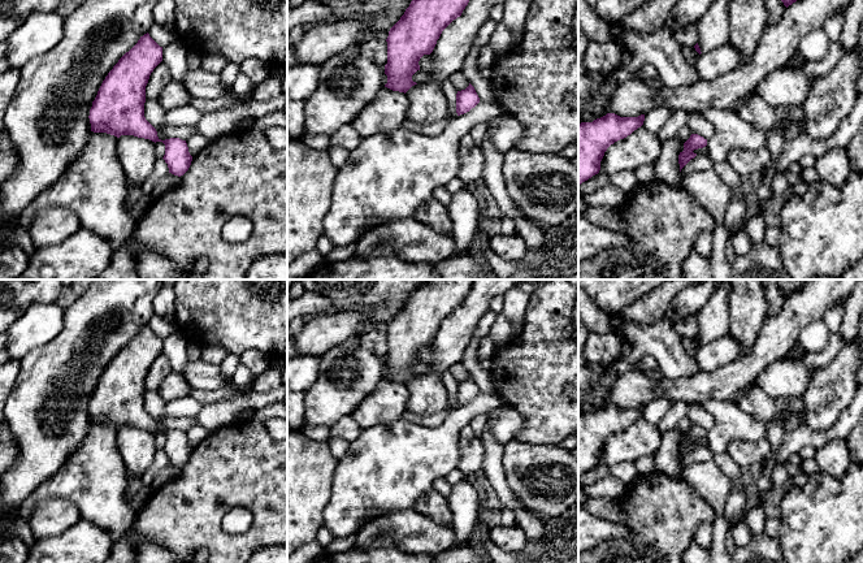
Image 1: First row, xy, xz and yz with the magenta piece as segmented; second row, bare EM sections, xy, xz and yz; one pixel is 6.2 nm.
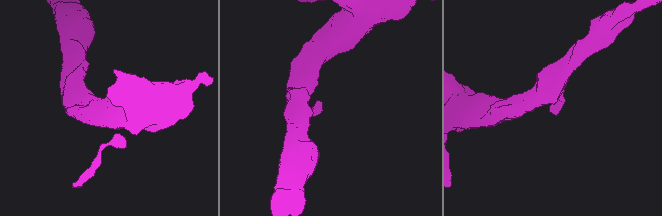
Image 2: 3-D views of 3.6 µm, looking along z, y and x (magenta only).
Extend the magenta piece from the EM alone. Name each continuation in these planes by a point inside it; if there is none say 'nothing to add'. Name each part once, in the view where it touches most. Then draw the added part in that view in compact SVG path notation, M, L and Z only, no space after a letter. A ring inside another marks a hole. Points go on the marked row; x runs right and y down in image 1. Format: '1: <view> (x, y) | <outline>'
nothing to add

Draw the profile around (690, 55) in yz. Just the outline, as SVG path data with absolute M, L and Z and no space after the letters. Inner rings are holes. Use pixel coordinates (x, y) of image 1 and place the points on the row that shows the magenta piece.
M682 46L681 51L682 51L682 56L684 56L685 61L689 65L695 66L697 59L699 57L699 53L695 51L694 46L691 46L691 47Z

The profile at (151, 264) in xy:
M140 250L135 255L139 280L186 280L181 267L155 250Z

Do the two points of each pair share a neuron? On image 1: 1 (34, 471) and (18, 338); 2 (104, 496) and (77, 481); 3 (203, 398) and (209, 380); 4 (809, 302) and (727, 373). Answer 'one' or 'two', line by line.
1: two
2: one
3: two
4: one

